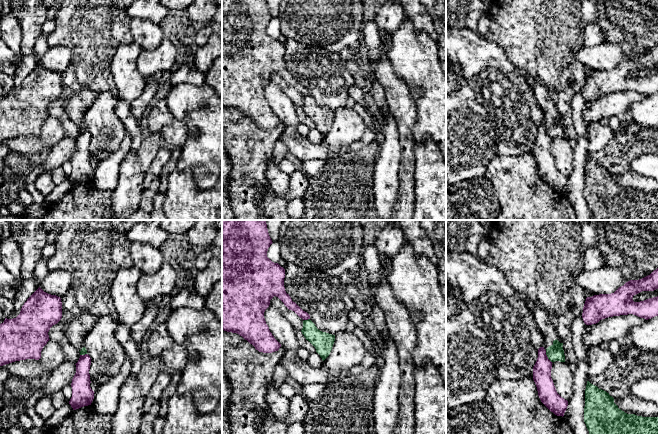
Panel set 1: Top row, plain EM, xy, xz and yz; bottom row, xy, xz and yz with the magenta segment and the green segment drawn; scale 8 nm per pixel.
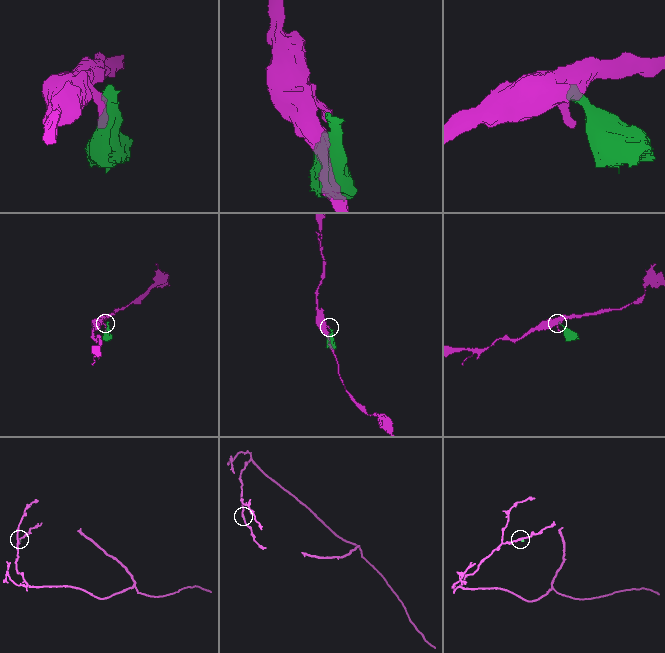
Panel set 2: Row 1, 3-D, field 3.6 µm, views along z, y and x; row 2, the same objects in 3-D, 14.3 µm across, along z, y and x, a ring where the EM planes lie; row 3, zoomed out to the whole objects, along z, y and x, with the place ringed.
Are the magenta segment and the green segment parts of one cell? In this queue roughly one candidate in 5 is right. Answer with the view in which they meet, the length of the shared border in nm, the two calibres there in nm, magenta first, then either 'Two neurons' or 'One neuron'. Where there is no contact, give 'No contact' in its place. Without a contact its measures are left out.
Touches magenta in yz. Shared border 120 nm. Thickness 140 nm (magenta) against 140 nm. Two neurons

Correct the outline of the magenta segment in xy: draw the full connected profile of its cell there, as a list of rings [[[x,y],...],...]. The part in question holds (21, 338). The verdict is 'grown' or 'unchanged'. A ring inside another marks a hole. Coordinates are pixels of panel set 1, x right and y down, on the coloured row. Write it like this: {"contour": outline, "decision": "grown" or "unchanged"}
{"contour": [[[39,287],[24,303],[16,318],[5,318],[0,324],[0,366],[26,359],[39,360],[43,347],[50,340],[50,328],[61,318],[61,298],[48,294]]], "decision": "unchanged"}

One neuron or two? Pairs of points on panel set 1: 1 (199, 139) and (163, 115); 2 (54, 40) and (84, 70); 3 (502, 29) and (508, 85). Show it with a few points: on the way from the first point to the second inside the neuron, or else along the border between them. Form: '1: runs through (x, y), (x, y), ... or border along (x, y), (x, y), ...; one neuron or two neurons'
1: border along (164, 100), (167, 109), (175, 119); two neurons
2: runs through (66, 40), (72, 40), (84, 52), (84, 58); one neuron
3: border along (485, 37), (500, 45), (508, 59), (516, 67); two neurons

